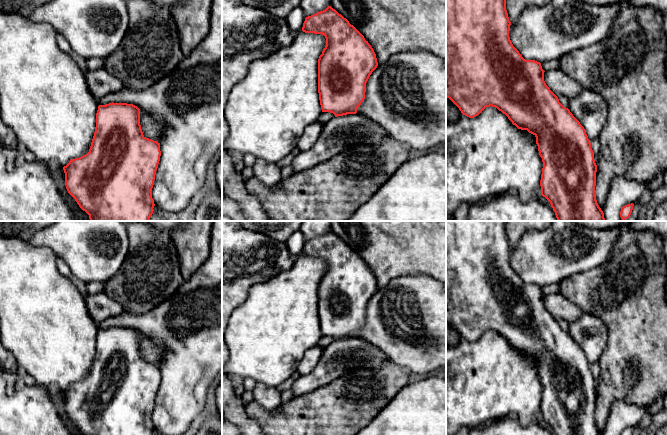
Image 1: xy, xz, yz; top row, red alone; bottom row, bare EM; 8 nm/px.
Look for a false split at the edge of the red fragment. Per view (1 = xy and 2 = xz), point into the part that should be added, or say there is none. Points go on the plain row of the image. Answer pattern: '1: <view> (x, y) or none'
1: none
2: none

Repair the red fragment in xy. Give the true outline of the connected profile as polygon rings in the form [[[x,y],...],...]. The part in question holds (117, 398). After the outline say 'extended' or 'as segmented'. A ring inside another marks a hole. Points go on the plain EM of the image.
[[[99,329],[89,376],[63,391],[66,413],[83,435],[153,435],[152,412],[160,380],[160,367],[143,359],[137,330]]] | as segmented

